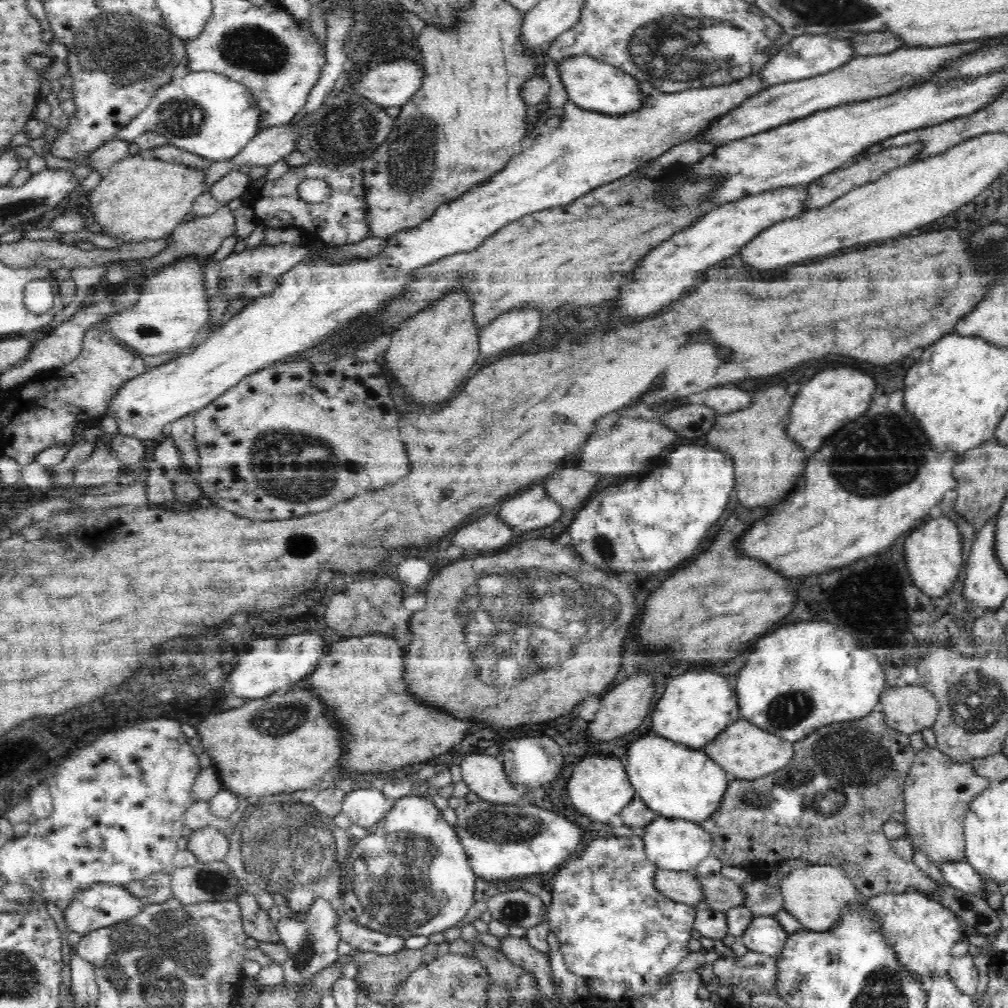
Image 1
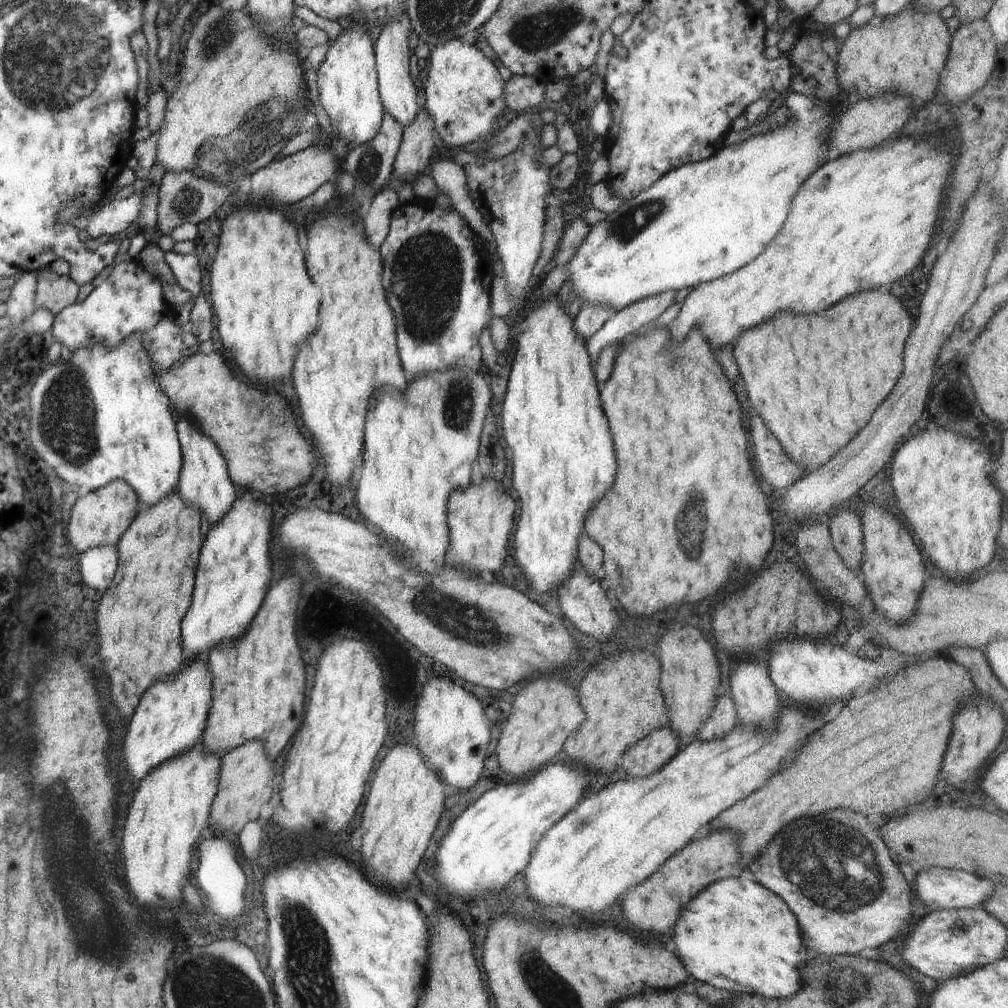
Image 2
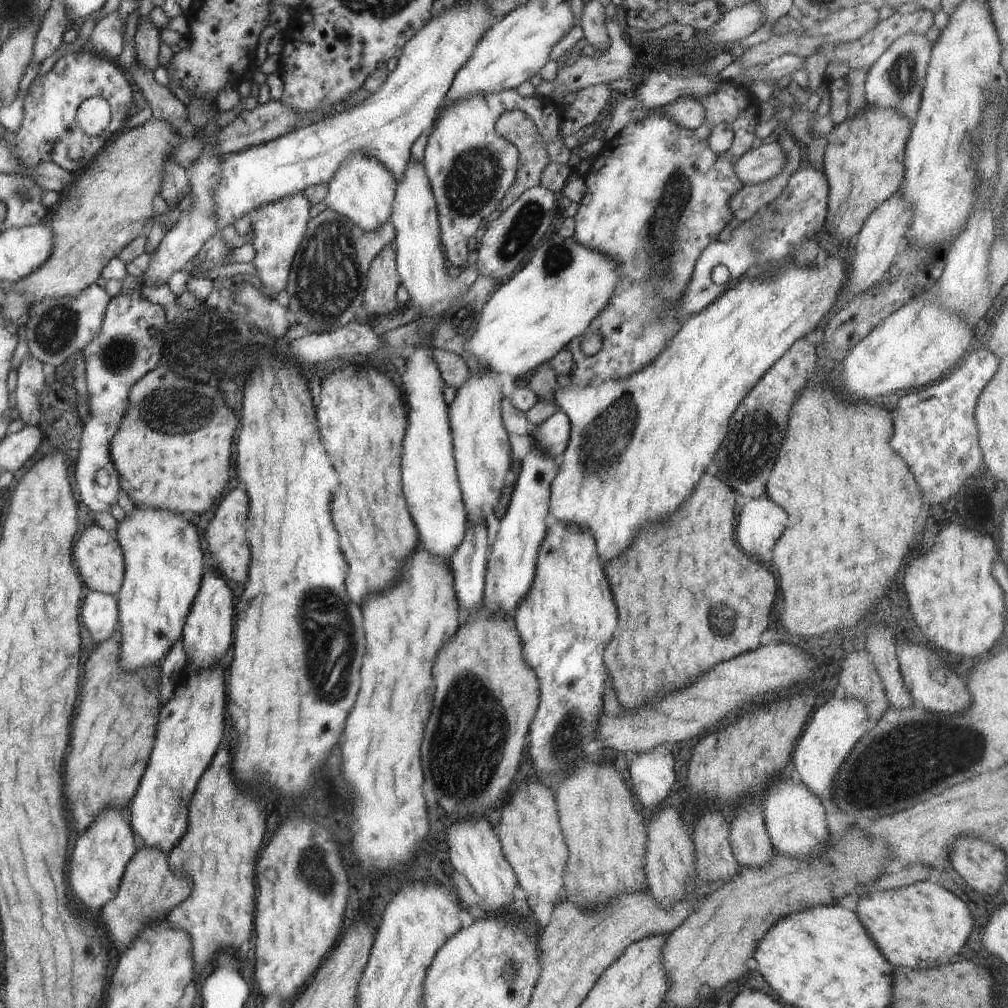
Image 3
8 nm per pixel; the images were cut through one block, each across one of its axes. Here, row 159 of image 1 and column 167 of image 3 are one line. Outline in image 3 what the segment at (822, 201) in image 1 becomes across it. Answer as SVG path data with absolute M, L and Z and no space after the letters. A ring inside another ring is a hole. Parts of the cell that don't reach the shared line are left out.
M140 845L140 850L125 868L125 876L117 895L102 907L106 932L112 936L118 952L121 954L142 932L142 928L162 920L162 916L178 906L182 900L186 900L191 892L192 880L188 876L172 872L172 868L168 866L168 854L152 846Z

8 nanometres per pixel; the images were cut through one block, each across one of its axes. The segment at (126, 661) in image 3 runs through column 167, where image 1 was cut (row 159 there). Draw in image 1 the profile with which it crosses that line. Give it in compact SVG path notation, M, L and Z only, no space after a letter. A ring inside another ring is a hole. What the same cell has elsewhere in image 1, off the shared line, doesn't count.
M750 74L739 81L732 81L732 84L700 88L692 92L670 94L653 89L638 110L623 115L605 115L603 112L584 110L568 100L560 108L562 115L559 126L542 131L529 148L514 155L506 163L504 170L498 171L483 183L470 187L458 198L442 203L423 223L389 235L384 250L379 255L370 257L370 260L333 264L325 262L322 257L312 257L312 260L306 260L304 264L296 264L290 272L279 278L279 285L272 294L260 296L253 303L248 303L236 316L222 323L218 330L210 332L198 346L120 386L104 416L111 415L115 418L120 434L133 436L141 441L157 439L171 422L208 406L229 388L236 386L246 375L267 369L287 357L292 357L292 354L299 354L319 342L330 340L330 336L340 334L348 326L348 322L374 314L382 306L386 306L388 300L402 297L409 290L408 284L412 282L416 268L436 263L447 256L470 252L508 223L540 210L572 204L587 192L634 173L642 164L662 156L670 148L704 134L718 116L728 114L744 100L767 87L759 74Z

